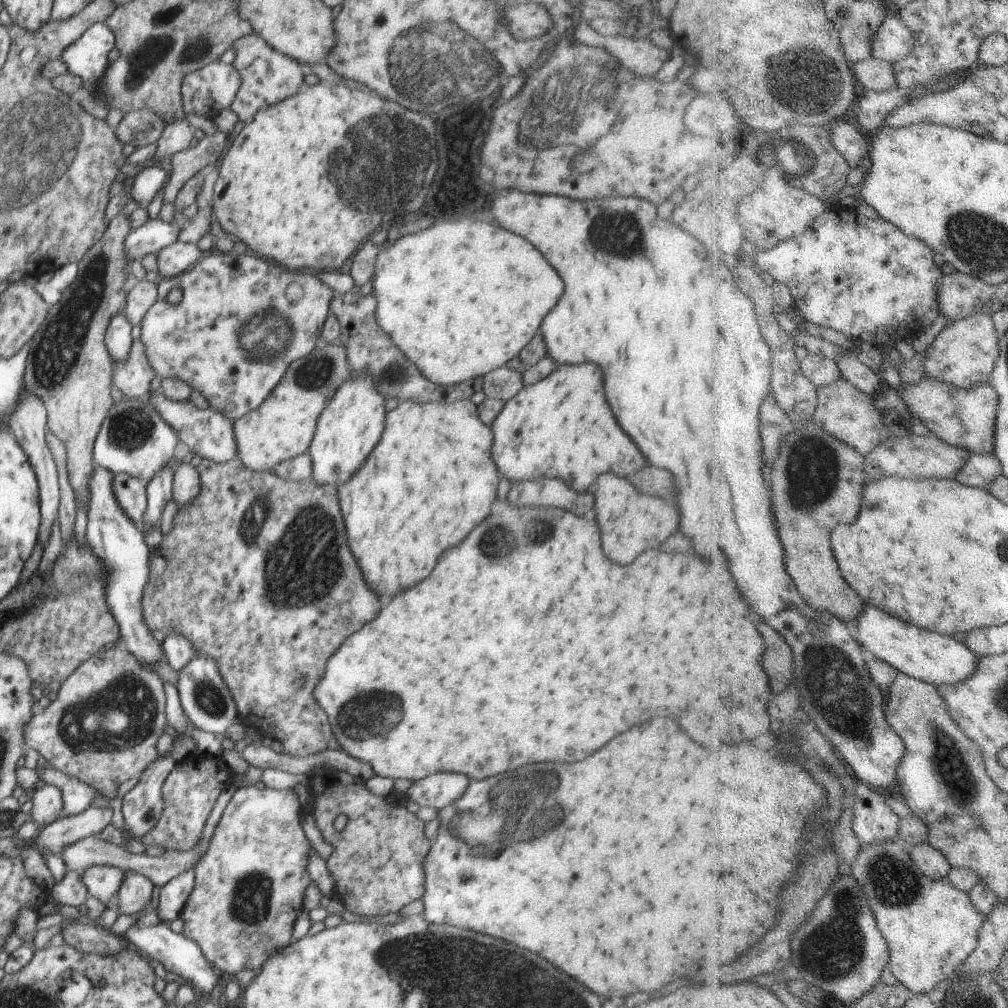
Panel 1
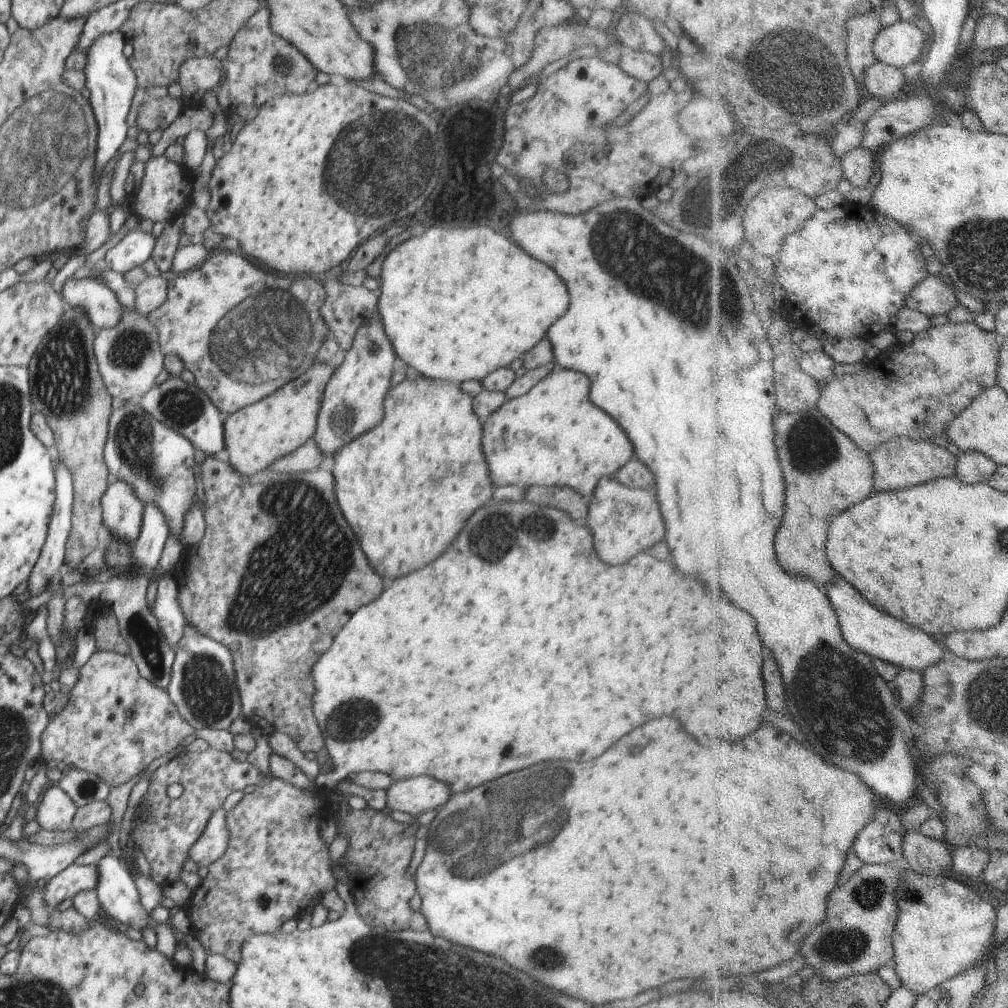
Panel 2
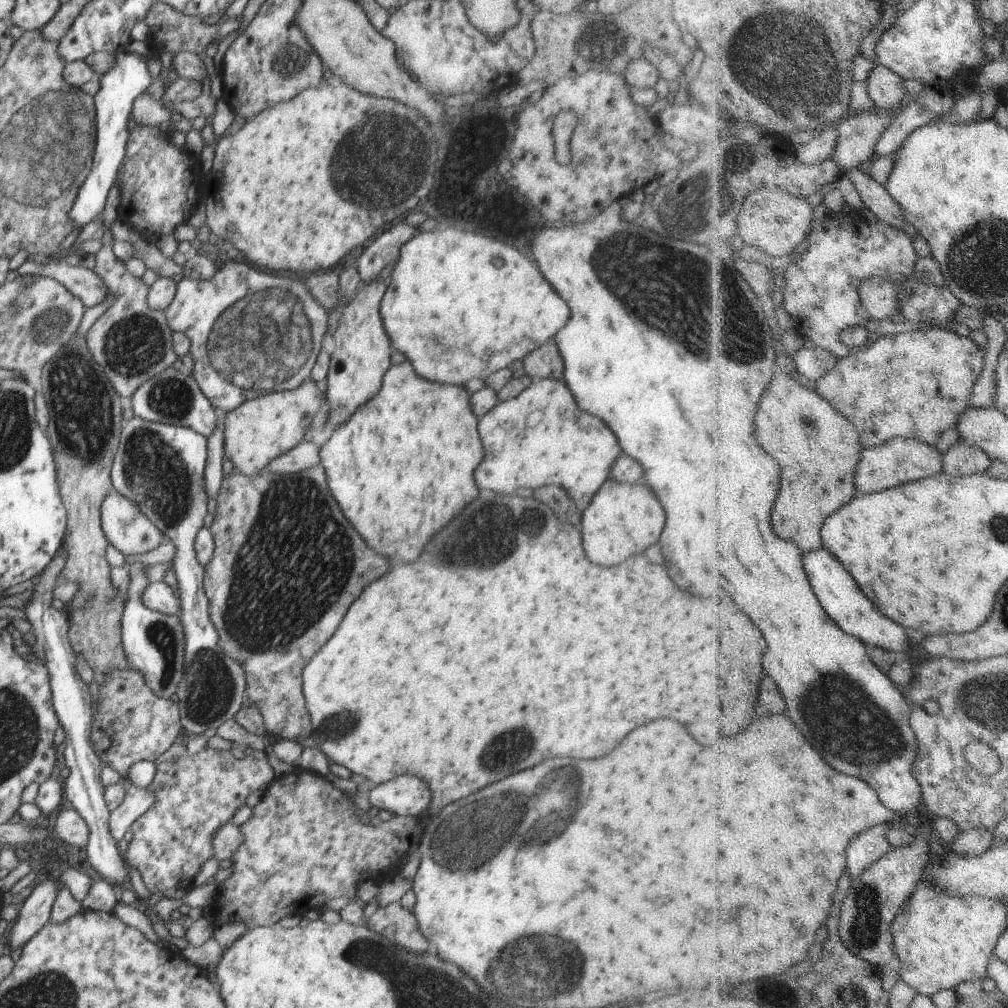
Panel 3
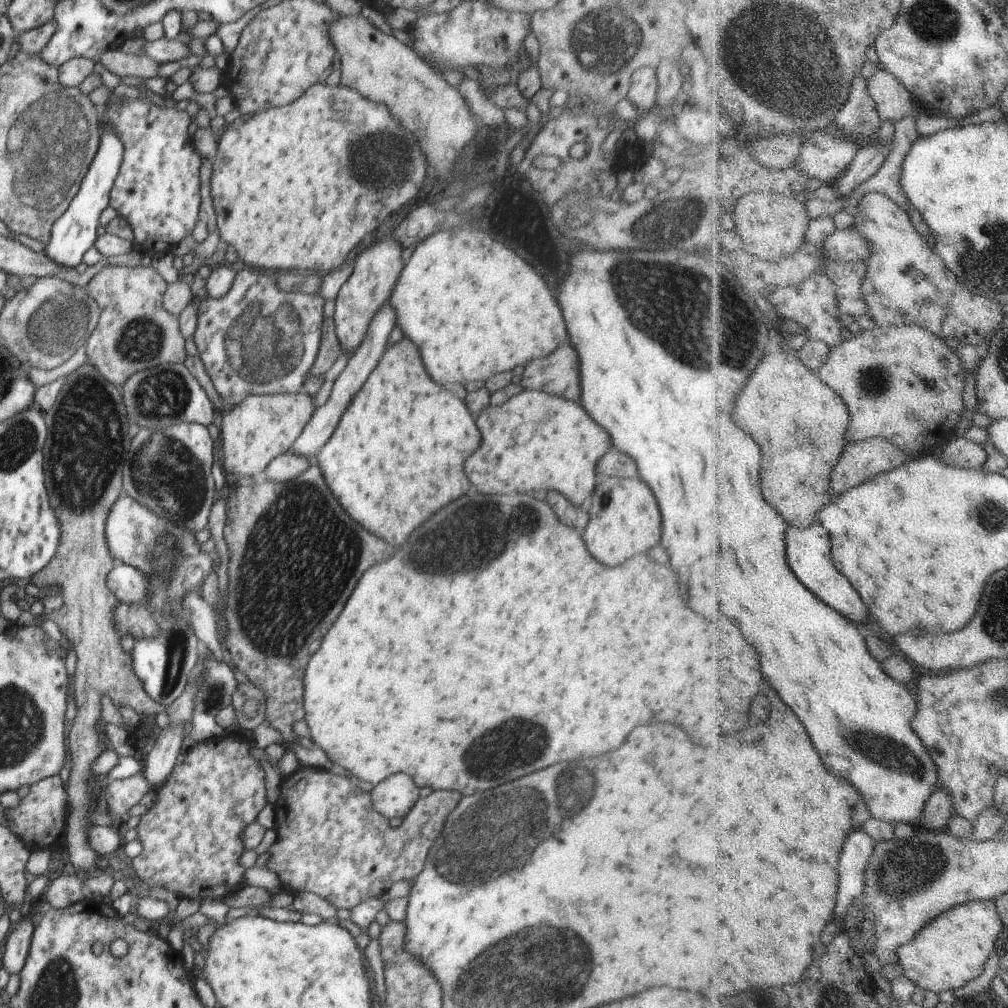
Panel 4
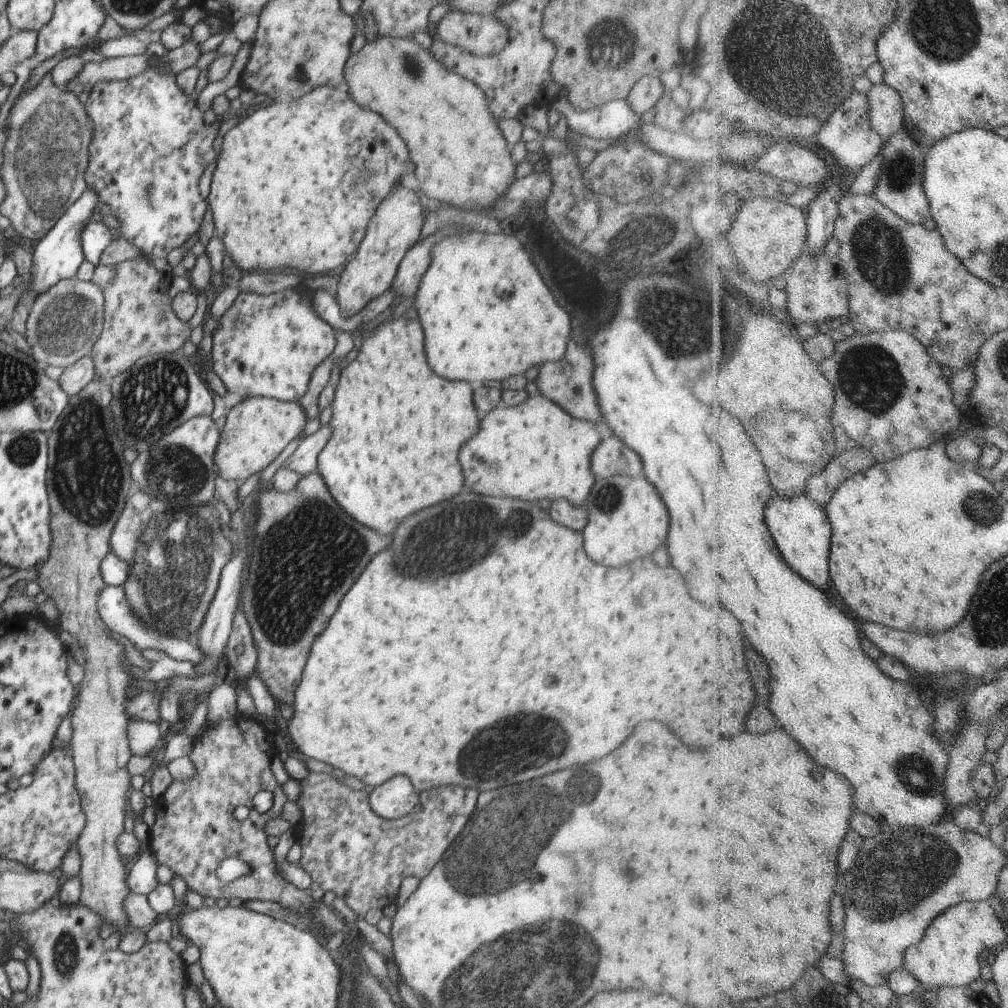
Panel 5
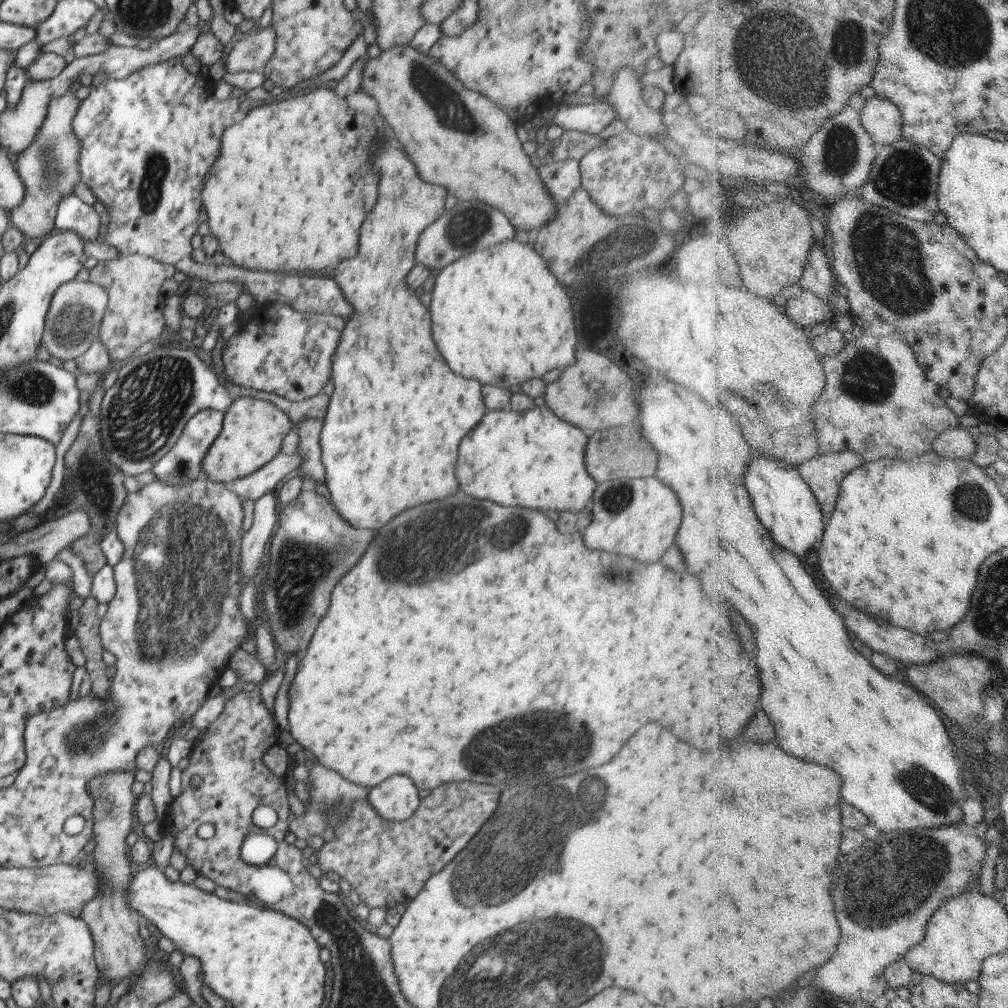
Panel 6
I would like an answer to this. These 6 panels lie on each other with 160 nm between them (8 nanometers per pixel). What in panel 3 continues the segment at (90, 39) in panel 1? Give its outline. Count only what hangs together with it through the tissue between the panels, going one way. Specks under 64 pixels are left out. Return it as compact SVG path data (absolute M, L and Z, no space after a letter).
M120 49L114 50L114 54L114 64L99 76L100 88L93 96L97 126L95 151L90 172L81 184L74 206L69 212L75 228L84 227L104 210L108 192L112 190L114 180L116 180L121 163L125 158L129 139L128 120L132 115L134 101L146 93L146 89L152 83L146 58Z

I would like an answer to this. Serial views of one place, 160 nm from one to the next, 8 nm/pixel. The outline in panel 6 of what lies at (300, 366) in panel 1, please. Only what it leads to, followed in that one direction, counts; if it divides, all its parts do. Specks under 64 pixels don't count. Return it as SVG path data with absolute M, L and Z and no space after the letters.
M238 397L224 413L224 426L203 458L202 468L212 482L232 484L272 461L280 453L282 440L294 424L274 403L253 397Z

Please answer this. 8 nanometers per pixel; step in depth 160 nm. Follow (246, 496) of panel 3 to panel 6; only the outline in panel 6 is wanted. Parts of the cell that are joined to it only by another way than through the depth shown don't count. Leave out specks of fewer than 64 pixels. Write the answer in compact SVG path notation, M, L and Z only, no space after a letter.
M306 485L300 494L280 508L275 531L272 535L272 546L268 546L268 574L262 592L262 604L270 622L268 629L273 640L286 654L304 654L312 640L320 619L326 614L330 604L330 596L338 580L358 564L372 538L374 530L354 528L334 508L331 499L318 494L312 487Z

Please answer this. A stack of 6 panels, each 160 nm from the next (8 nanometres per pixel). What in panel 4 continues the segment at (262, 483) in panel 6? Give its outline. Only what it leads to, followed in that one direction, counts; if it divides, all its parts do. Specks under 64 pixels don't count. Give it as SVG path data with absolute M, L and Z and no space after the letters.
M387 297L387 302L376 313L373 321L367 330L367 335L362 344L357 348L356 352L348 359L347 365L341 374L336 379L330 397L327 402L318 407L310 420L306 423L304 430L299 434L299 437L294 442L291 451L294 454L306 457L309 461L315 460L320 449L328 439L332 436L334 430L338 426L339 420L342 418L344 411L348 408L348 404L352 402L352 398L358 394L358 390L362 388L364 380L368 378L370 372L372 372L379 360L383 357L383 353L386 349L386 341L390 332L395 327L395 310L391 307L391 298Z

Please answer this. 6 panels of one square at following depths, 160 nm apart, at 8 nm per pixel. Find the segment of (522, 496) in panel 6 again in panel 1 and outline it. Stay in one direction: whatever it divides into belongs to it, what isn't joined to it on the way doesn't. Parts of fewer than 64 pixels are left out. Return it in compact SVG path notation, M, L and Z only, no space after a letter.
M590 362L578 366L560 366L536 384L523 386L511 399L505 401L504 408L490 427L494 435L492 458L500 475L511 480L512 485L542 477L562 478L578 492L586 490L592 482L595 484L602 472L618 472L618 476L628 478L640 468L640 464L644 464L642 452L618 426L610 406L606 404L602 370Z

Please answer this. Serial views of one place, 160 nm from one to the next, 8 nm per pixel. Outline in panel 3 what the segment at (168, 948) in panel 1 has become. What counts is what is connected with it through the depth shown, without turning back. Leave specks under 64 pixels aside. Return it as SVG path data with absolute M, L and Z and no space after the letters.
M65 531L57 553L36 578L33 593L23 611L32 626L32 632L29 635L31 644L41 644L45 648L44 666L49 674L52 704L59 724L66 734L65 743L60 752L61 761L64 766L68 766L70 771L64 782L64 796L70 800L71 806L76 809L76 812L79 812L88 825L89 839L85 846L88 862L102 880L110 883L112 887L116 886L118 892L123 892L122 888L128 884L130 876L126 860L124 860L123 854L118 852L117 842L111 836L108 828L110 810L106 806L105 791L101 783L103 768L91 745L92 696L88 691L88 685L80 679L78 672L76 672L74 648L68 638L70 626L68 613L61 612L52 606L56 580L64 568L66 559L67 538Z

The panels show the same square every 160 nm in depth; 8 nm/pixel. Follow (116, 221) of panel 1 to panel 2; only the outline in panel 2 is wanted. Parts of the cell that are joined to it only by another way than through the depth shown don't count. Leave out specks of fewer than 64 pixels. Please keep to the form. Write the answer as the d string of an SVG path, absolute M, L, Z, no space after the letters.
M66 304L60 322L42 338L32 360L30 360L30 388L32 388L32 404L36 411L44 414L48 426L53 430L56 444L53 452L63 465L67 466L73 478L73 509L71 533L66 545L65 568L75 570L79 564L98 546L98 532L103 524L102 495L109 485L103 450L109 431L109 418L112 414L112 396L106 390L93 349L93 340L98 330L92 326L86 311L79 306Z

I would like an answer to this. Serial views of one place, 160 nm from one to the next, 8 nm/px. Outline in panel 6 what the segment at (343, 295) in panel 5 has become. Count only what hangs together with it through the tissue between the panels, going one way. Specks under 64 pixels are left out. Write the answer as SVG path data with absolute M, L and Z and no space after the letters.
M388 142L378 150L374 168L384 174L380 188L388 190L380 190L378 204L362 226L360 242L368 264L362 264L360 250L356 258L344 260L344 264L340 264L334 272L334 280L340 284L346 300L354 306L354 316L346 324L342 332L342 344L338 345L335 352L331 368L334 390L329 397L319 434L321 461L331 503L354 528L368 530L382 528L396 514L412 506L454 494L458 490L454 474L458 444L486 414L480 384L476 380L454 376L454 372L446 368L446 362L432 340L430 312L418 302L414 292L404 286L404 278L414 266L414 244L418 236L426 226L444 214L446 190L442 186L422 182L414 164Z

